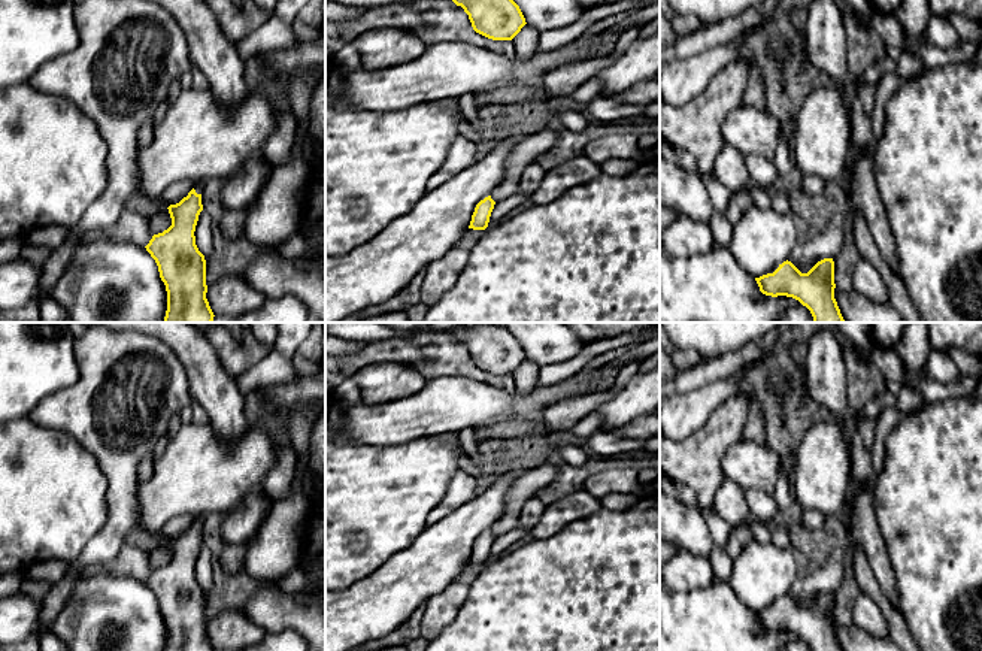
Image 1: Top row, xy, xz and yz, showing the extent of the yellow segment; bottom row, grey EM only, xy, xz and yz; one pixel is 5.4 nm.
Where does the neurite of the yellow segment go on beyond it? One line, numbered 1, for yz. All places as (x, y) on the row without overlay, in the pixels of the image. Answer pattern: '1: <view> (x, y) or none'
1: none

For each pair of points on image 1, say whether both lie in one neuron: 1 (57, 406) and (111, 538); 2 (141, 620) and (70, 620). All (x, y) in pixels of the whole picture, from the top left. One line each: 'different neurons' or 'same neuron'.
1: same neuron
2: same neuron

